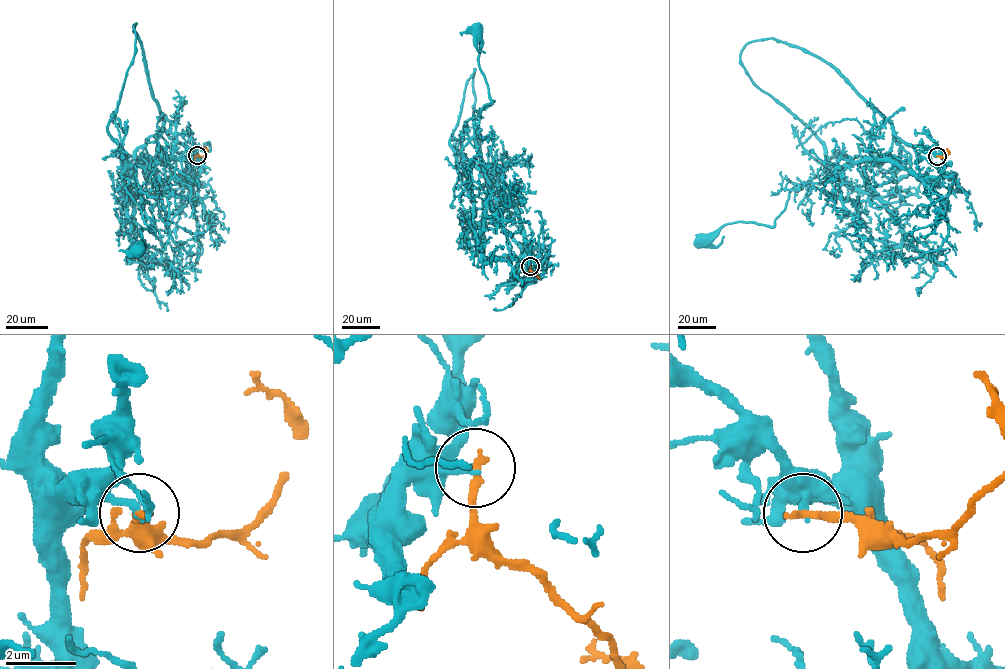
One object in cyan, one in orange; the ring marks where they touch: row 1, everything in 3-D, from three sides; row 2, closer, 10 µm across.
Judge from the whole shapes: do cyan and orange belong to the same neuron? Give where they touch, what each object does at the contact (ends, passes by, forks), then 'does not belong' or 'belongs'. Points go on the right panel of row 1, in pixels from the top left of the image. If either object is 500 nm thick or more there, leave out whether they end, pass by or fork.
place (937, 156); cyan ends; orange ends; does not belong

